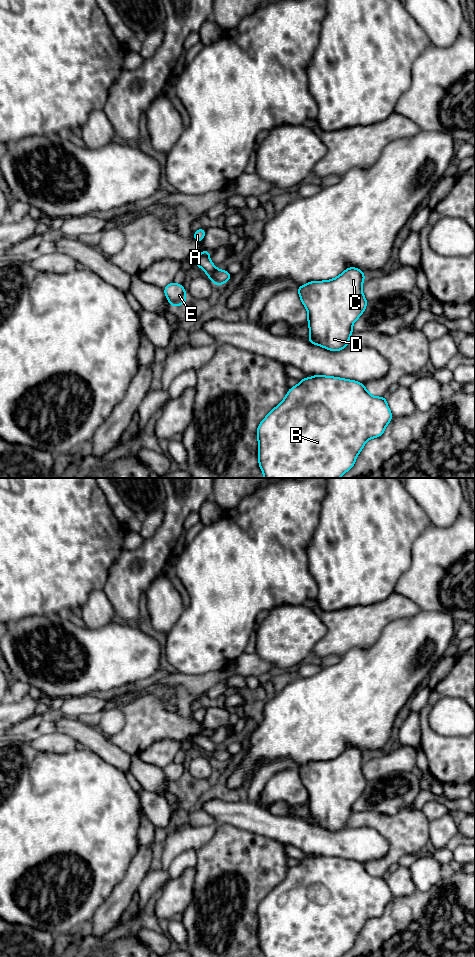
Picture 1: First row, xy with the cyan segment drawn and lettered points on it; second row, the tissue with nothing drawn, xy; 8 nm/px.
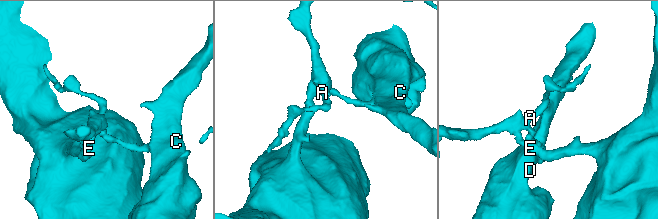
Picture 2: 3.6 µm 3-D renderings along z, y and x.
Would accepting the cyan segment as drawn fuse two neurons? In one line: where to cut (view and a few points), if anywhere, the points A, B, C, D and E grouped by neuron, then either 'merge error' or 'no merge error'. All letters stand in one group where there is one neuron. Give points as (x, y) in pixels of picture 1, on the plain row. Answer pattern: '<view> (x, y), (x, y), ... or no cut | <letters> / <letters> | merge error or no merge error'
xy (199, 734), (208, 736) | A E / B C D | merge error

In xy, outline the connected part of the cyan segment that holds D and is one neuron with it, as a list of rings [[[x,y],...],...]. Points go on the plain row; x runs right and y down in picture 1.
[[[349,747],[334,759],[311,761],[297,768],[308,791],[309,823],[330,831],[348,827],[352,805],[368,783],[362,772],[365,757],[360,749]]]

